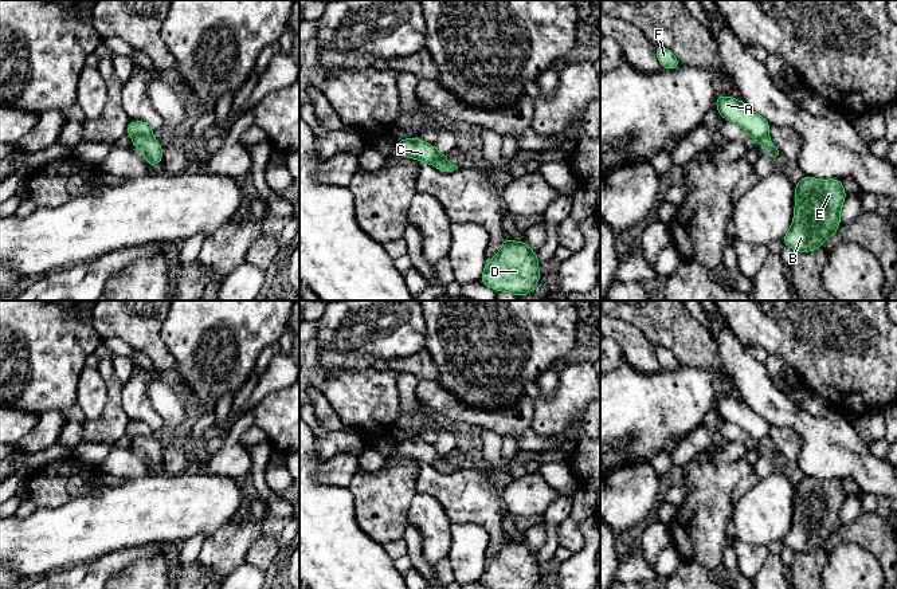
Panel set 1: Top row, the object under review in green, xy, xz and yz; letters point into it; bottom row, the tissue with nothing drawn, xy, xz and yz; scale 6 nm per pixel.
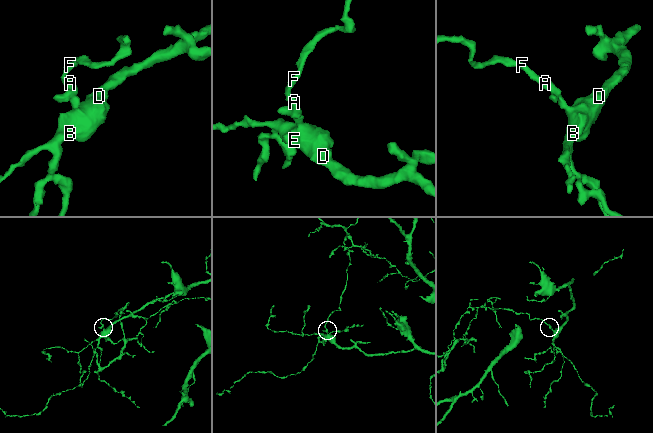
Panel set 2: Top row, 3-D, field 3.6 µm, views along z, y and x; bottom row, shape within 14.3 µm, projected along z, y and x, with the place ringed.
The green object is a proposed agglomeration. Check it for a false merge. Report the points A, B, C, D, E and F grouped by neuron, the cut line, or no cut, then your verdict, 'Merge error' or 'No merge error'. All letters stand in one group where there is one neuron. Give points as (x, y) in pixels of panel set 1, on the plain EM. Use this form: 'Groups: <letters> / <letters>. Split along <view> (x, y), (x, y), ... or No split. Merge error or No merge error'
Groups: A C F / B D E. Split along xy (151, 435), (133, 440). Merge error

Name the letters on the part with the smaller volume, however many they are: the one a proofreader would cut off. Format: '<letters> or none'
A, C, F

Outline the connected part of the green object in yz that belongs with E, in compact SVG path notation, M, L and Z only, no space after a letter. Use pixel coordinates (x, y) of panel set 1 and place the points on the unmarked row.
M804 476L795 484L794 521L782 543L795 553L818 550L839 530L846 498L842 480Z

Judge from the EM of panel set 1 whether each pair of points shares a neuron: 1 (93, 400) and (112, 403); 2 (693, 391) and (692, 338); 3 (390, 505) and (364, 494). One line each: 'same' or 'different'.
1: different
2: different
3: same

